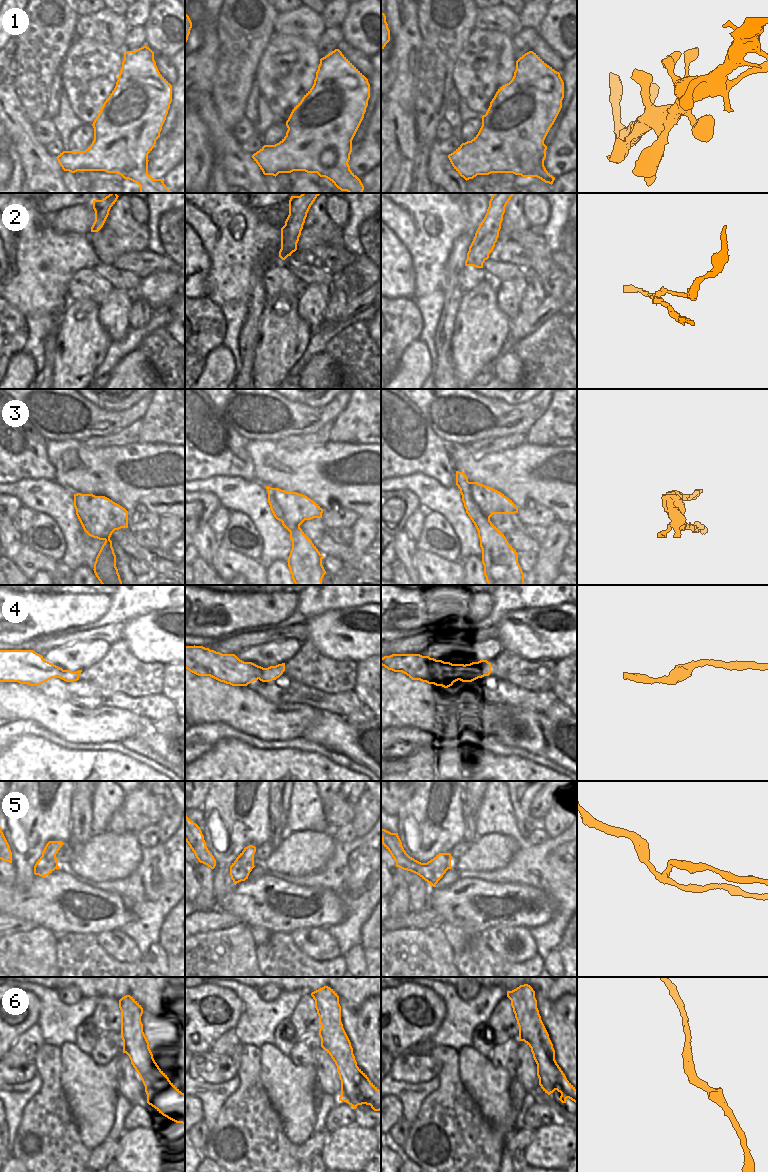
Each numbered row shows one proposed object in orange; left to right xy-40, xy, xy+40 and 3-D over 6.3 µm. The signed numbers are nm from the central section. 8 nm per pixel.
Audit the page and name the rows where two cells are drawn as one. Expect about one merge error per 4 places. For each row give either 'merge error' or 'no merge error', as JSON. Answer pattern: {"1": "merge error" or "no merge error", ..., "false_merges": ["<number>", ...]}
{"1": "no merge error", "2": "merge error", "3": "no merge error", "4": "no merge error", "5": "merge error", "6": "no merge error", "false_merges": ["2", "5"]}

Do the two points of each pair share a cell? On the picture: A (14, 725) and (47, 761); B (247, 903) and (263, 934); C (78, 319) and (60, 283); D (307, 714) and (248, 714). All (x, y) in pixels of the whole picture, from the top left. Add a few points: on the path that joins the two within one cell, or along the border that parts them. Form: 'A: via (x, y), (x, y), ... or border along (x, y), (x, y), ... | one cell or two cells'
A: border along (46, 739), (24, 734), (10, 744) | two cells
B: border along (250, 926), (262, 926), (271, 933) | two cells
C: border along (69, 300), (59, 322) | two cells
D: via (292, 714), (263, 714) | one cell

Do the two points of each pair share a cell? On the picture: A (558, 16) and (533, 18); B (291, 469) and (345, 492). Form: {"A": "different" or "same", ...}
{"A": "different", "B": "same"}

